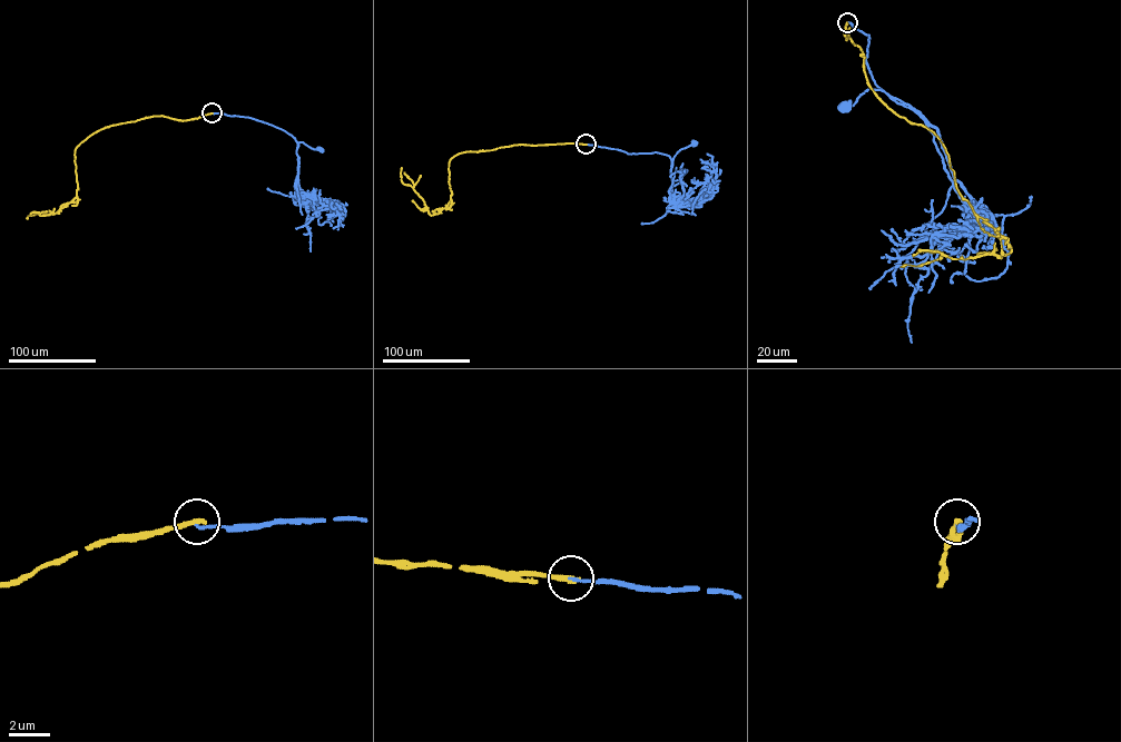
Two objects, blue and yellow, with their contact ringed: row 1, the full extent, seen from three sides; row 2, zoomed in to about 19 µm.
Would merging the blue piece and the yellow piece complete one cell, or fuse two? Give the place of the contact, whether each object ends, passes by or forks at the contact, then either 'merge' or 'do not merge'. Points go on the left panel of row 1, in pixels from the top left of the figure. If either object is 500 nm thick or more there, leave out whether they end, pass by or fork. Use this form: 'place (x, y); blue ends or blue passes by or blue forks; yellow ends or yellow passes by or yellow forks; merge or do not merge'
place (212, 112); blue ends; yellow ends; do not merge

